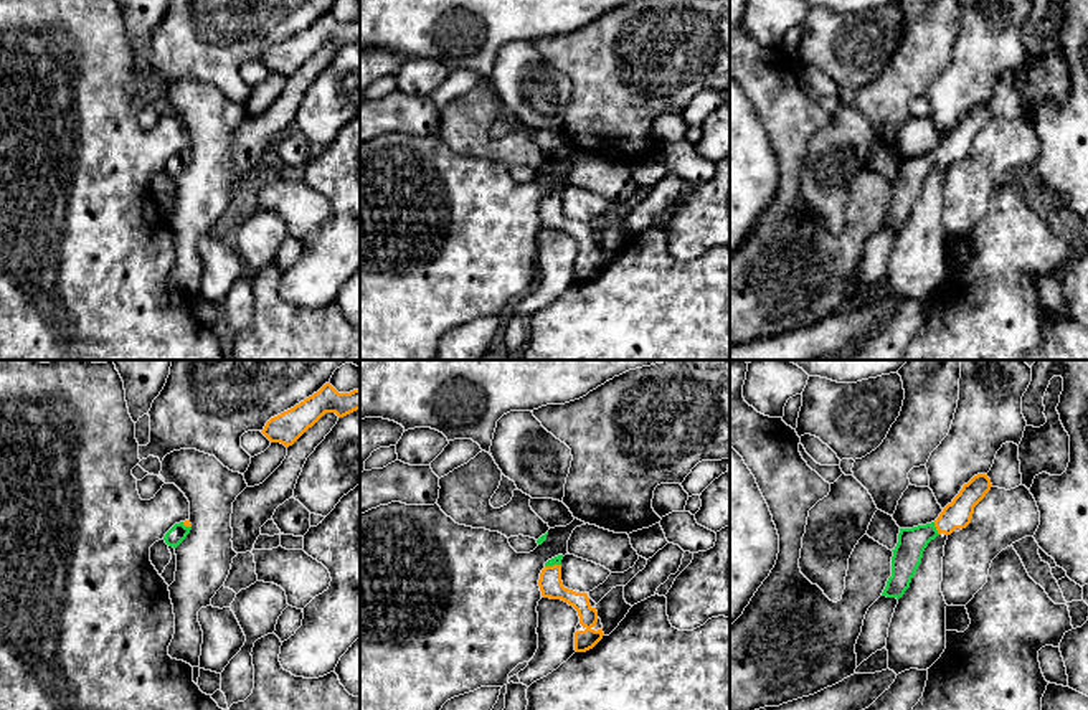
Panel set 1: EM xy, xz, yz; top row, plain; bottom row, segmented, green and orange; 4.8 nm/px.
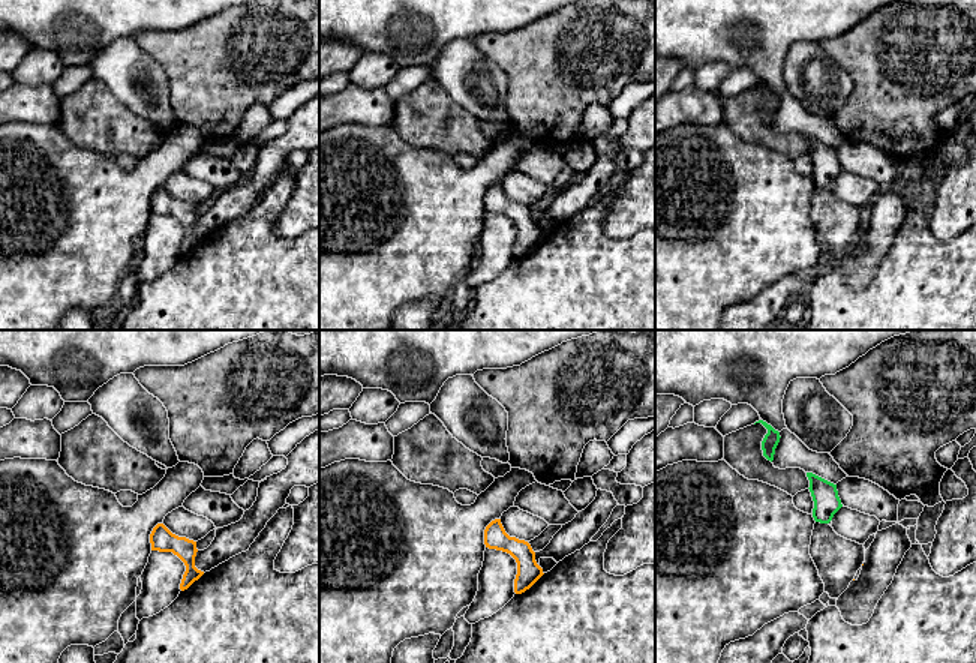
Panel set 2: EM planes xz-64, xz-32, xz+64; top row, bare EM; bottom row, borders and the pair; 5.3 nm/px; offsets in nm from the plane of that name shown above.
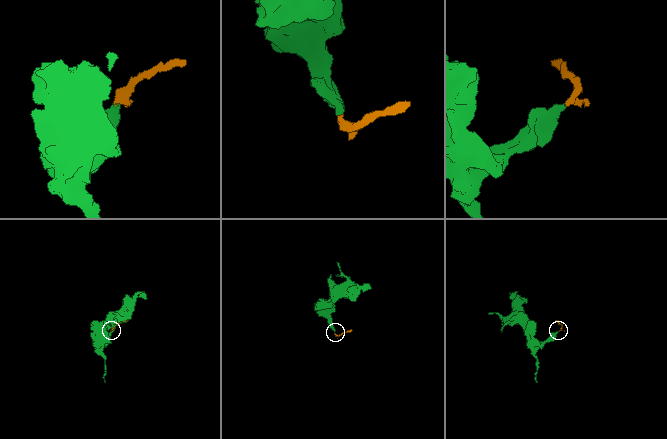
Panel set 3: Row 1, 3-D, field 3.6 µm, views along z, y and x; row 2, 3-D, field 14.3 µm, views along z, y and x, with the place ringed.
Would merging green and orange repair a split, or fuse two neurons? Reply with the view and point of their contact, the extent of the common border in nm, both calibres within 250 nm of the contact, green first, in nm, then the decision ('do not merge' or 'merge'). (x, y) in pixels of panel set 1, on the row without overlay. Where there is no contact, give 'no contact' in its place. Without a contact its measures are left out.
yz (935, 159) | 70 nm | 140/140 nm | merge

